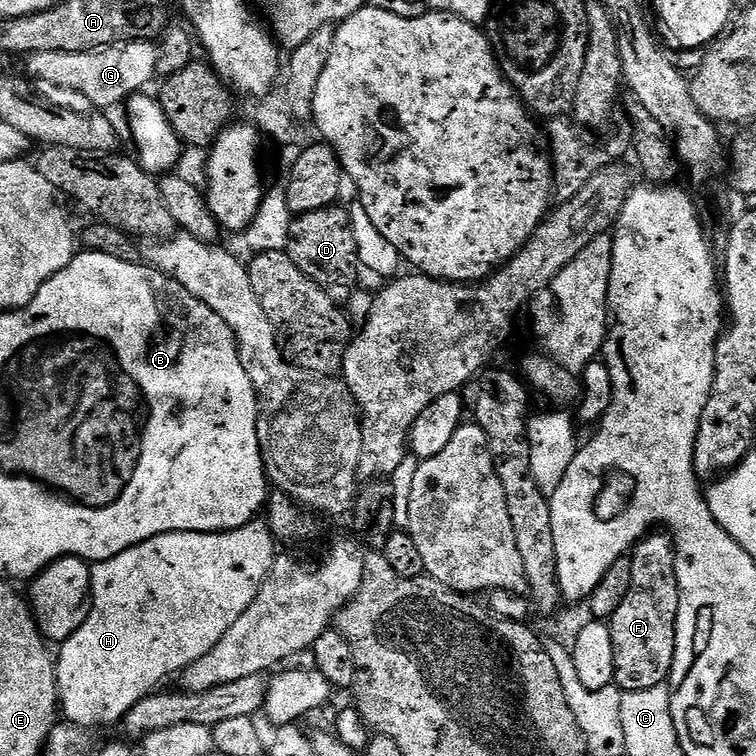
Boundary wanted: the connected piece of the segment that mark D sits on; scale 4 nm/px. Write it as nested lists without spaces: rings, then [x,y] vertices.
[[[341,206],[323,208],[296,216],[288,228],[287,254],[319,288],[324,289],[333,301],[341,302],[348,296],[356,280],[356,243],[352,233],[352,217],[349,209]]]

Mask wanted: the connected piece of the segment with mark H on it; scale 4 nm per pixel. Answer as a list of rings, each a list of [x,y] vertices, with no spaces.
[[[253,522],[229,532],[171,532],[170,534],[162,534],[150,538],[114,558],[93,563],[91,565],[92,589],[89,614],[78,630],[74,630],[68,640],[59,645],[60,657],[57,655],[54,660],[56,695],[63,719],[67,723],[85,730],[108,728],[111,724],[119,725],[123,721],[124,715],[135,704],[142,702],[147,696],[153,695],[163,685],[160,683],[167,676],[179,677],[191,664],[198,662],[198,658],[206,658],[206,654],[210,654],[210,650],[214,650],[214,646],[218,646],[222,634],[226,634],[226,630],[230,630],[230,626],[234,626],[234,622],[238,622],[238,618],[242,618],[242,614],[250,606],[250,602],[254,602],[260,589],[260,583],[268,577],[268,571],[274,559],[272,544],[274,545],[274,537],[268,529],[267,523]]]

